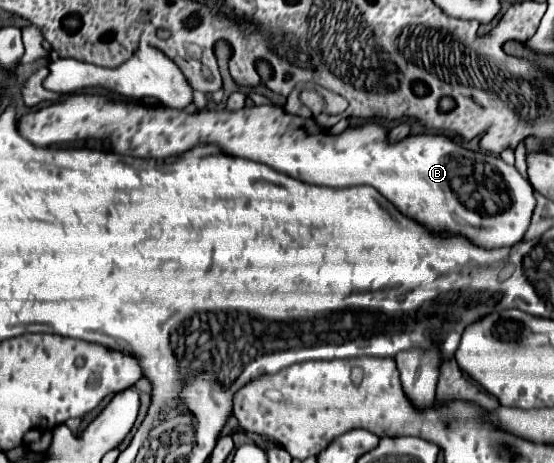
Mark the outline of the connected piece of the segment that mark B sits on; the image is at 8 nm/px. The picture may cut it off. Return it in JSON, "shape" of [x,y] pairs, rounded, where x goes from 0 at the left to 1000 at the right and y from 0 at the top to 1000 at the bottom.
{"shape":[[[126,203],[112,220],[97,220],[72,238],[51,242],[32,259],[32,285],[40,298],[61,315],[90,320],[105,311],[134,311],[152,302],[199,302],[202,328],[242,341],[278,341],[296,346],[321,337],[357,311],[386,311],[404,333],[448,341],[469,354],[480,354],[509,376],[520,376],[534,389],[596,402],[596,406],[628,406],[646,397],[675,402],[693,428],[700,428],[726,462],[747,471],[776,497],[819,497],[863,531],[899,536],[928,531],[942,518],[946,501],[957,488],[964,462],[968,428],[960,397],[935,371],[931,359],[913,354],[903,337],[852,328],[823,311],[819,298],[801,289],[744,289],[718,307],[704,307],[704,281],[679,259],[664,259],[653,272],[628,272],[617,289],[592,289],[592,276],[578,272],[560,255],[560,281],[552,272],[556,255],[516,246],[509,229],[473,225],[473,229],[440,229],[437,238],[361,238],[339,246],[336,238],[314,238],[296,229],[260,229],[253,220],[202,212],[188,203]]]}

